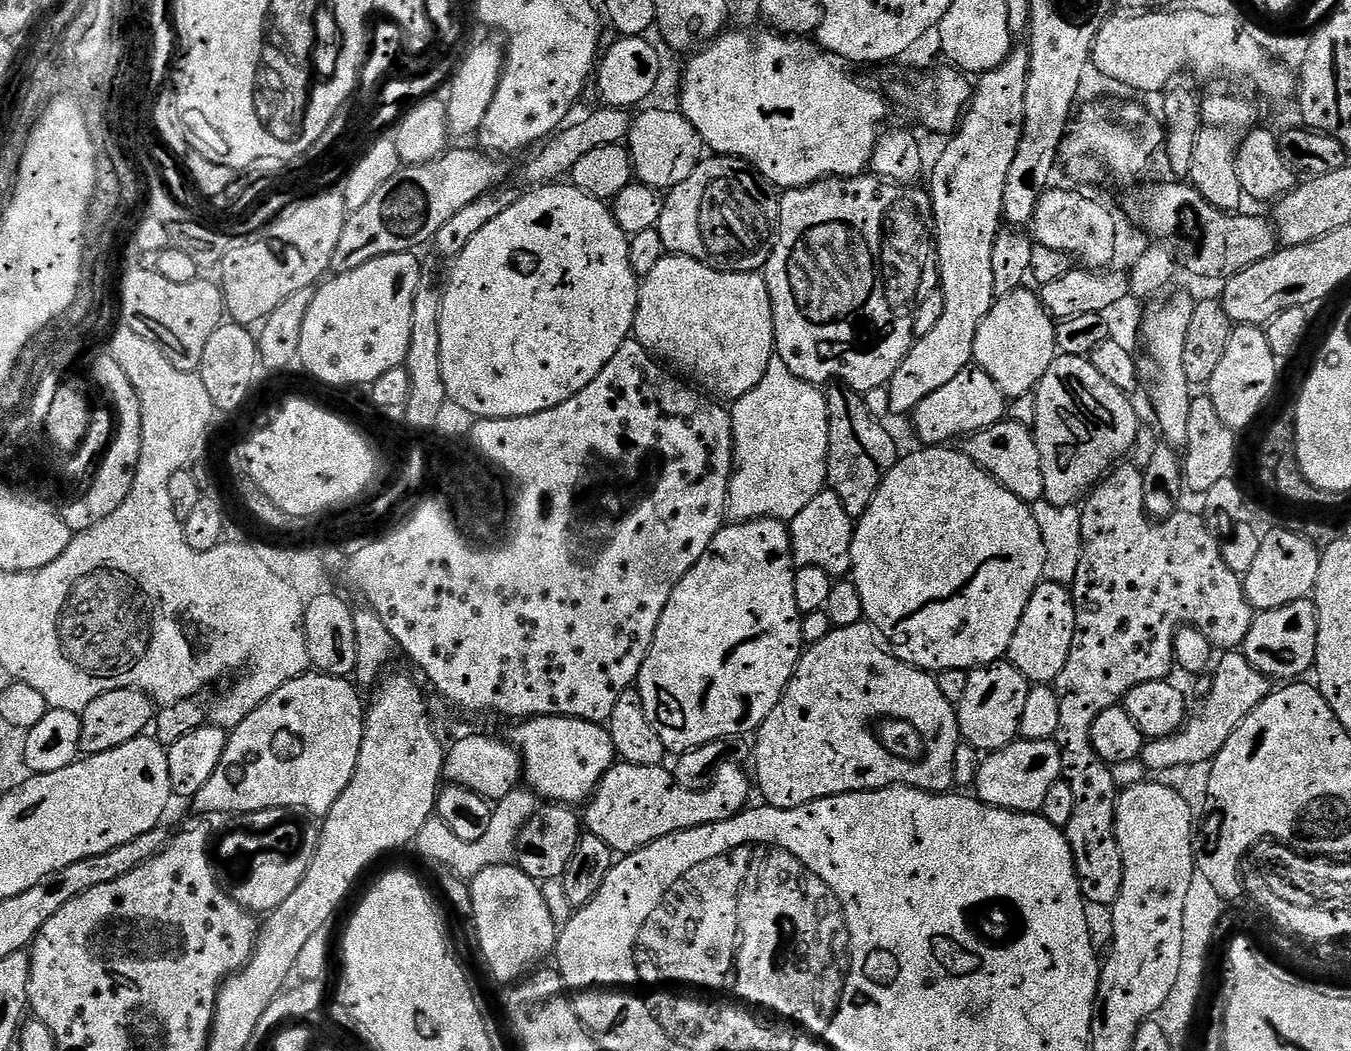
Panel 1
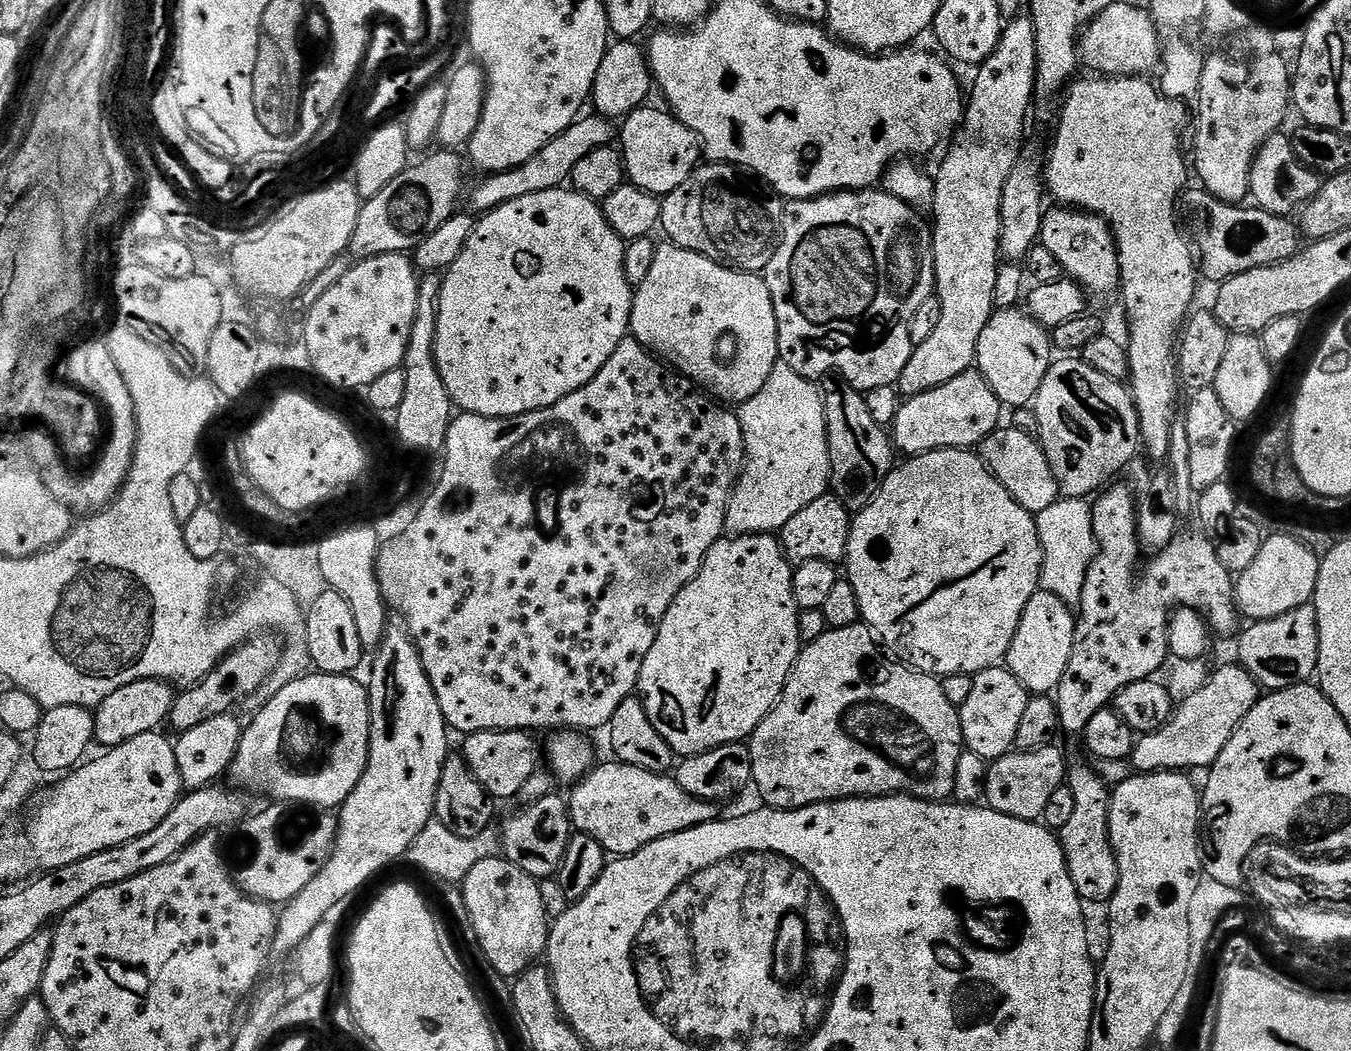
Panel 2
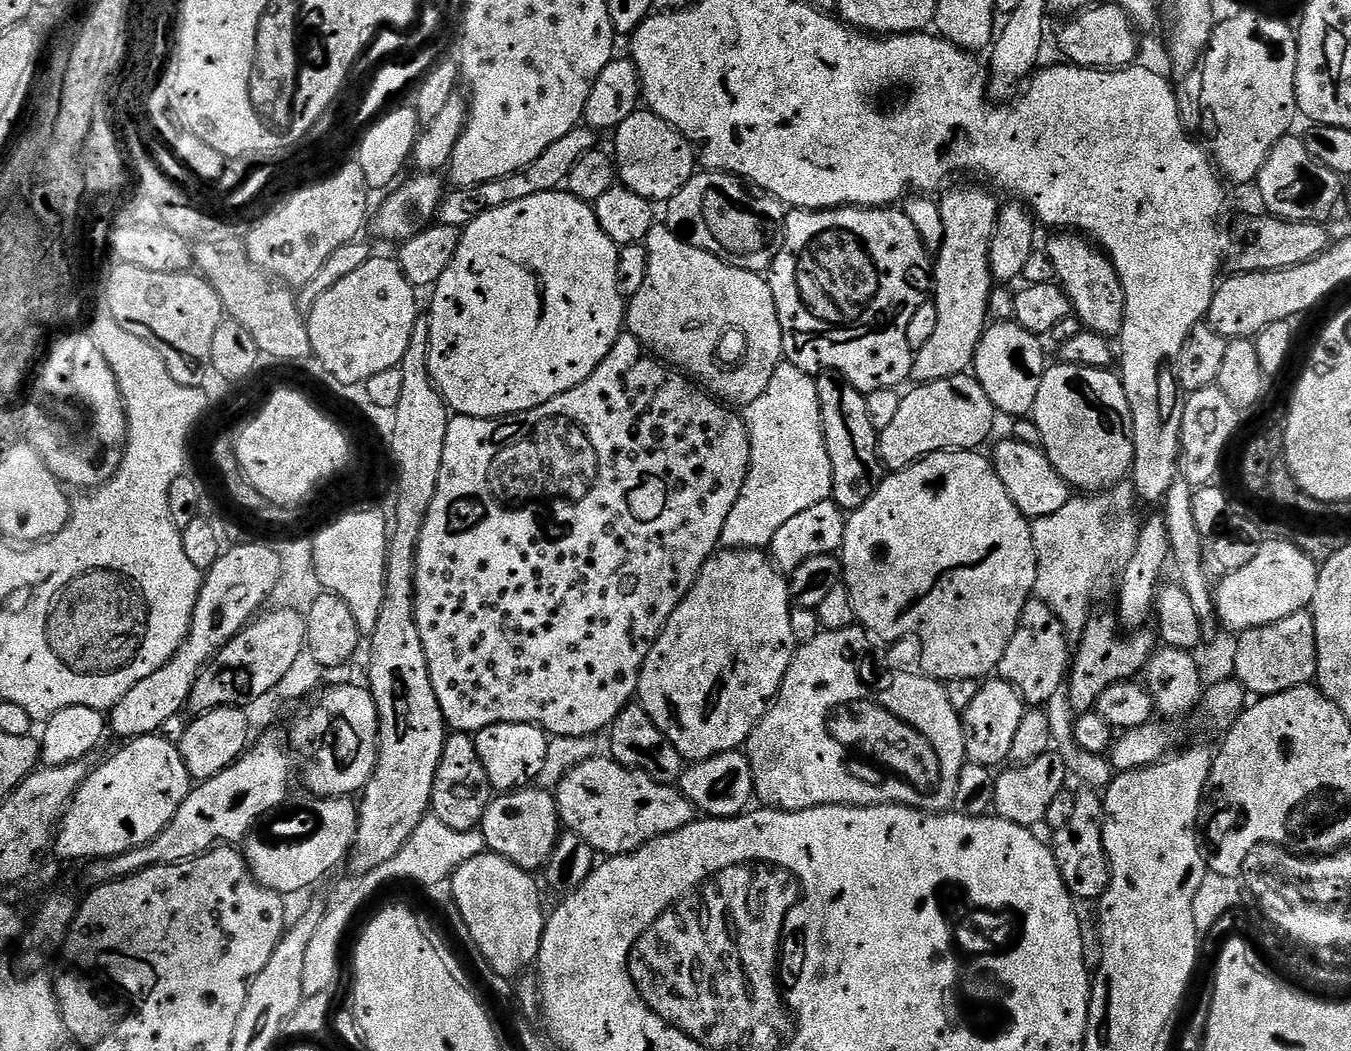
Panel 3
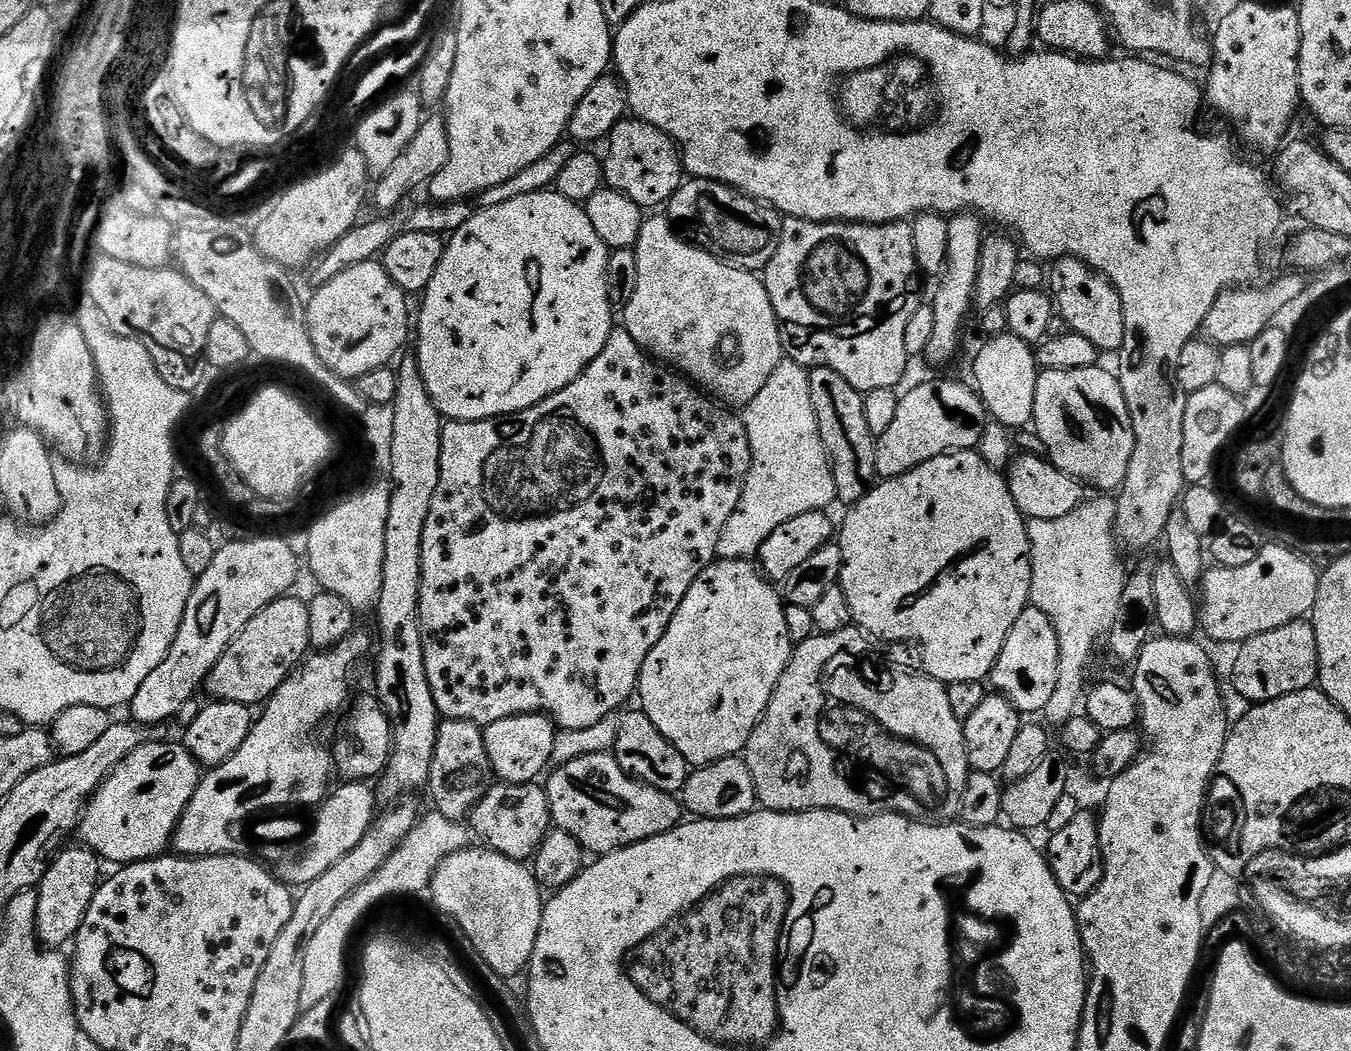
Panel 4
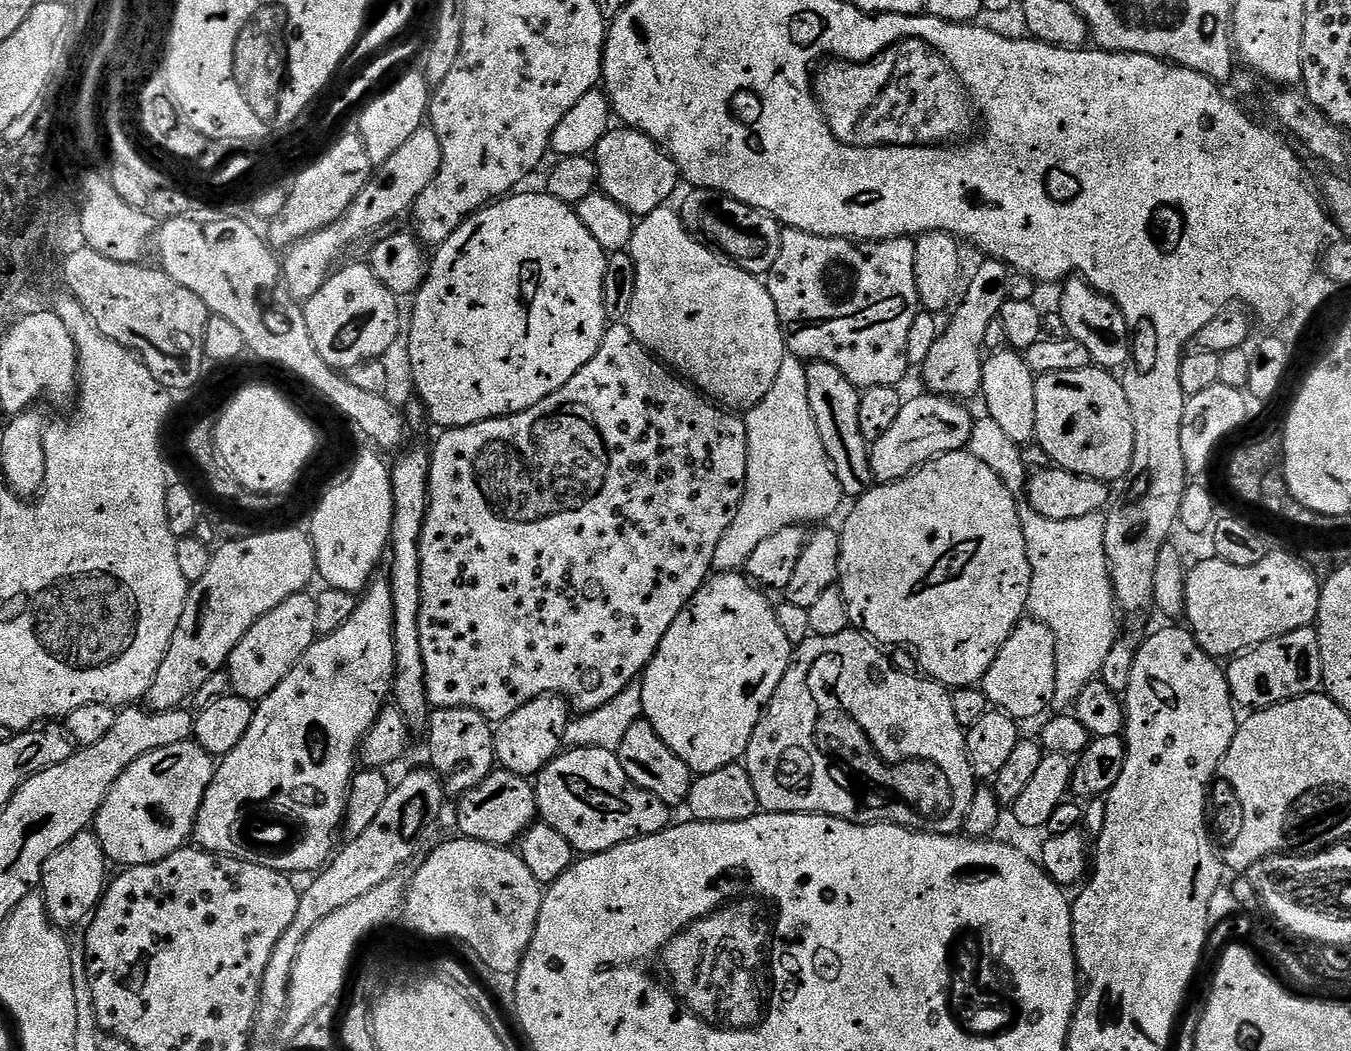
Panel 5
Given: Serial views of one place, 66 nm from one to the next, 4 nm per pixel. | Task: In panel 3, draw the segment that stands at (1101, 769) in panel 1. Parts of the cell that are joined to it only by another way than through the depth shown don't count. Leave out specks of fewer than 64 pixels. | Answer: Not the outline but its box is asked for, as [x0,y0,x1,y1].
[1050,615,1158,902]

